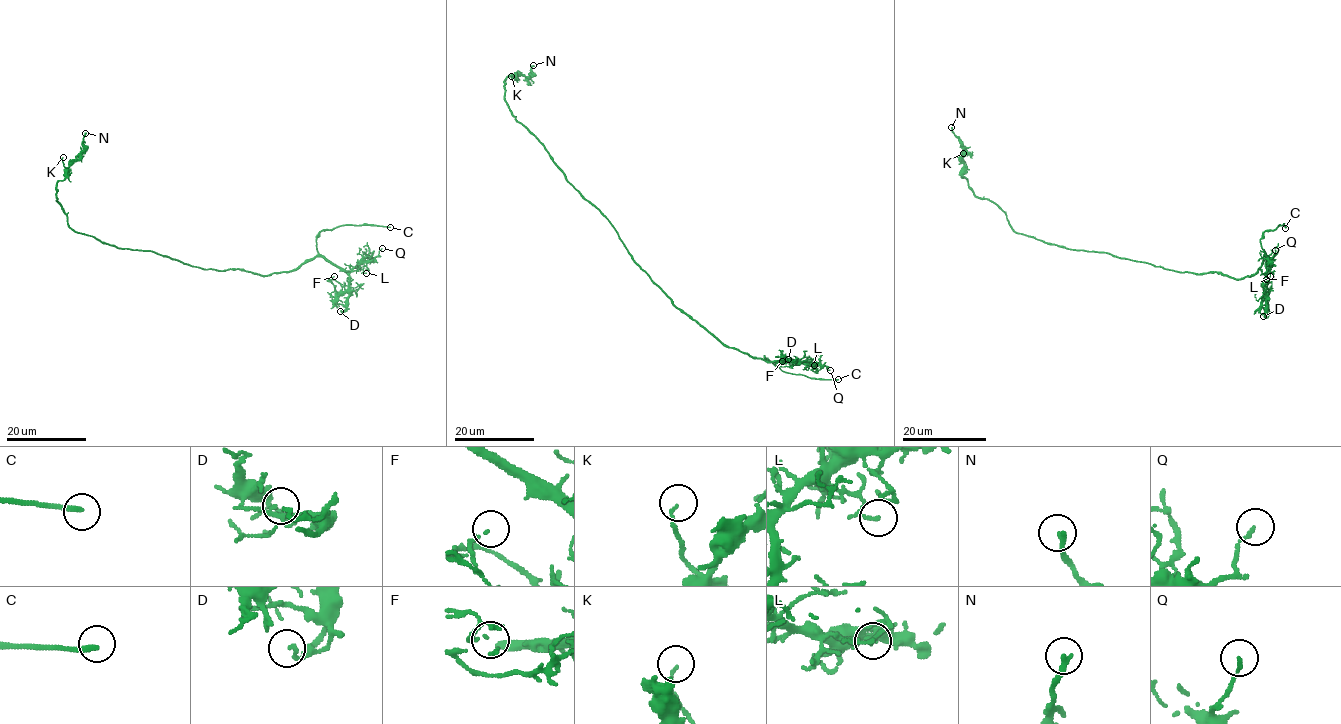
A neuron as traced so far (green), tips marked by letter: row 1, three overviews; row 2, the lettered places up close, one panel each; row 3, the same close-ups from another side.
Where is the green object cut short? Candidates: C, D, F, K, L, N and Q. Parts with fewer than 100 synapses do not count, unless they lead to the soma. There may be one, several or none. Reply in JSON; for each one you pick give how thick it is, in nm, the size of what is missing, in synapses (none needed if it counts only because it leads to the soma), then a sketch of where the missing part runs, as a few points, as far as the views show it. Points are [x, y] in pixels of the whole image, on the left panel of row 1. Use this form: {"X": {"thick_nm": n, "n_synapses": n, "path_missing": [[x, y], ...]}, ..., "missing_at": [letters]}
{"C": {"thick_nm": 240, "path_missing": [[390, 227], [412, 227], [437, 235]]}, "missing_at": ["C"]}

